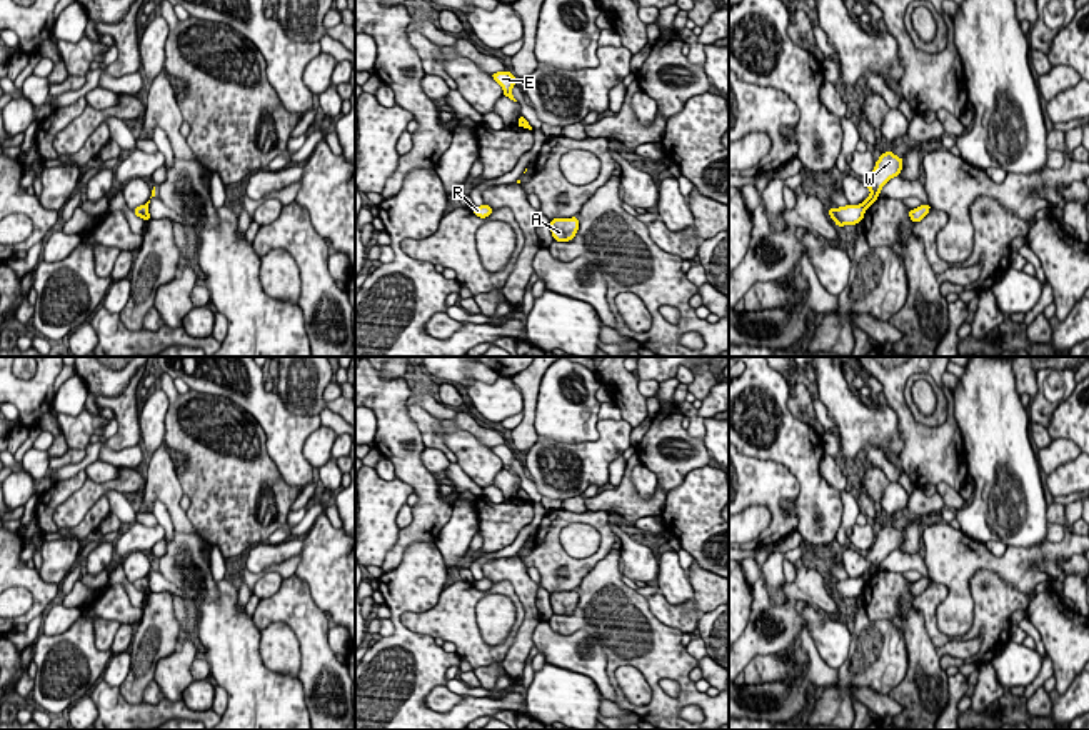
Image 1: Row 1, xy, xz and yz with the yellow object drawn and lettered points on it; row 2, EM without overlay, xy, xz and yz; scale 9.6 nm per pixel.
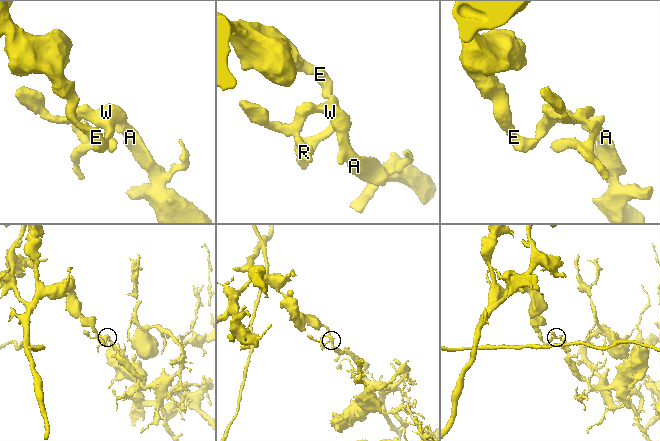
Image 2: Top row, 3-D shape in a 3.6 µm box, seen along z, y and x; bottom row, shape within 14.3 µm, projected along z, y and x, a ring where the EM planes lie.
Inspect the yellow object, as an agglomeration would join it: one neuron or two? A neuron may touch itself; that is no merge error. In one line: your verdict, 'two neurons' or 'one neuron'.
two neurons

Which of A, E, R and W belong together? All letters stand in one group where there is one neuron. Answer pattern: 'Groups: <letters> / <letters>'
Groups: A R W / E

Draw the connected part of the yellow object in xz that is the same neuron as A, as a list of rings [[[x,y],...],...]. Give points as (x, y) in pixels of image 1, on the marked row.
[[[552,218],[550,220],[550,232],[554,240],[557,242],[570,242],[579,230],[579,218]]]

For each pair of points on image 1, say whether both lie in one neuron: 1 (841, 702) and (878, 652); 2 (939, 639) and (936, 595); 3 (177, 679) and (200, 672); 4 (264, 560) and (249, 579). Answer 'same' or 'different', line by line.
1: same
2: same
3: different
4: different

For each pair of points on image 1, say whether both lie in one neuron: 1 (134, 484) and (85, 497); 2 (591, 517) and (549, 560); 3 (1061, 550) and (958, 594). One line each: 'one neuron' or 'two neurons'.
1: one neuron
2: one neuron
3: one neuron

